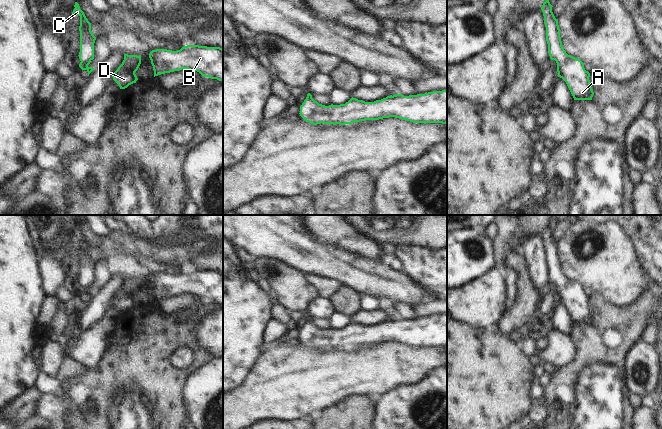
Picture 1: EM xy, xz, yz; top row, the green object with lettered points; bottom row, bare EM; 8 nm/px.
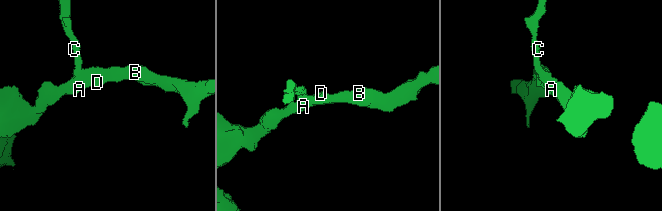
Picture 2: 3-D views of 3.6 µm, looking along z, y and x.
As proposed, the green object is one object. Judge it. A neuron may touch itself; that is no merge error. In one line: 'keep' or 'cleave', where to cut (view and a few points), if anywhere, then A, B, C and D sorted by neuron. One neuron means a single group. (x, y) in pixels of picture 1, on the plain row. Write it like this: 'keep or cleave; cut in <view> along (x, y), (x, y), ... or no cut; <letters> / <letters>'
keep; no cut; A B C D

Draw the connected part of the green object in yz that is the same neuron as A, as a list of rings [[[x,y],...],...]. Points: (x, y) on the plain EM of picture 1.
[[[549,223],[541,231],[550,283],[556,285],[558,301],[566,306],[574,324],[592,324],[594,316],[589,304],[590,297],[585,294],[580,283],[568,279],[564,274],[558,243],[555,242],[552,231]]]

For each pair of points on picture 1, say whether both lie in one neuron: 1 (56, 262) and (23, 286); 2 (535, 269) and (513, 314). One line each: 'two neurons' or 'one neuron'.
1: two neurons
2: two neurons

